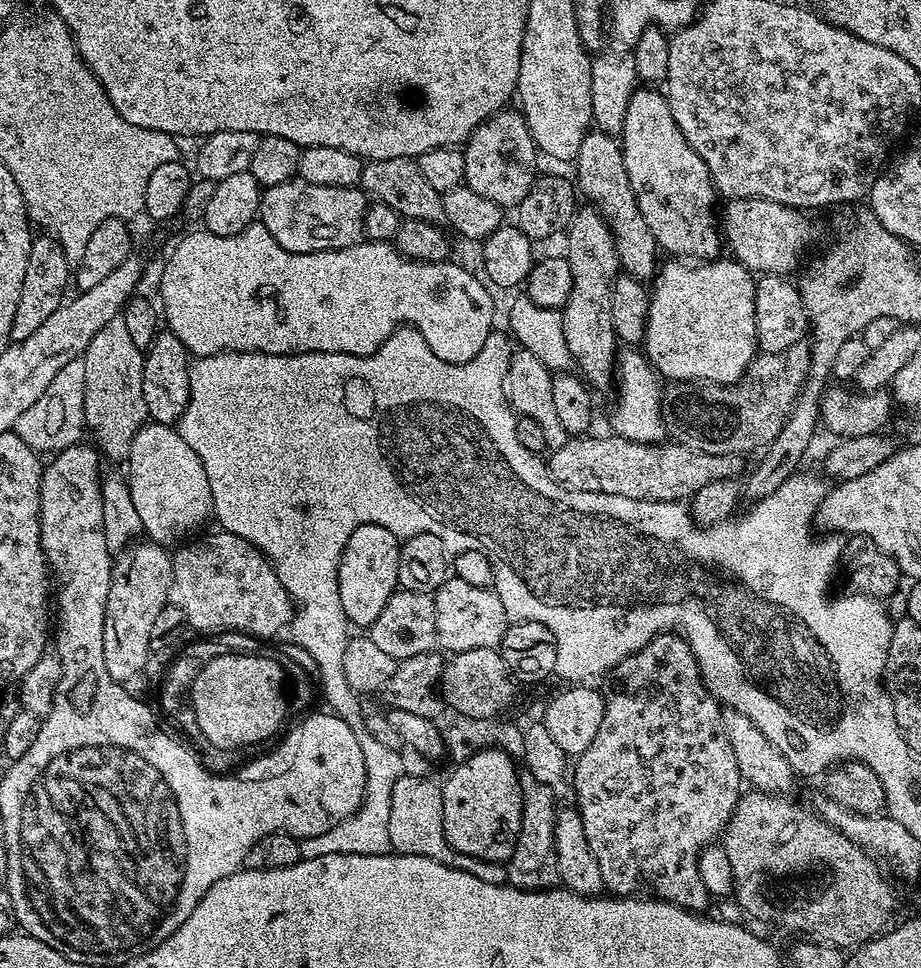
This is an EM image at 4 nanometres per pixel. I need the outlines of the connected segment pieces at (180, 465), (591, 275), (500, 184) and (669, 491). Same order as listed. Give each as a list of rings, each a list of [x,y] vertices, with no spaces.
[[[145,423],[138,434],[134,434],[126,467],[130,498],[134,498],[134,510],[138,510],[138,518],[142,518],[143,535],[151,543],[161,546],[183,545],[189,537],[199,533],[199,528],[213,515],[206,470],[202,470],[198,454],[186,446],[175,427]]]
[[[584,206],[573,216],[566,229],[567,236],[566,255],[570,262],[570,274],[574,274],[574,286],[562,309],[566,346],[570,346],[572,361],[579,375],[593,389],[608,388],[611,384],[613,387],[618,372],[618,341],[610,318],[610,298],[614,282],[622,272],[614,246],[614,234],[600,211]]]
[[[498,111],[478,125],[462,151],[466,162],[464,184],[467,188],[474,190],[474,194],[482,194],[482,198],[490,198],[490,202],[498,202],[500,208],[512,210],[522,202],[522,198],[526,198],[526,194],[530,194],[532,183],[538,179],[538,149],[524,120],[524,113],[508,111]]]
[[[615,434],[596,435],[570,438],[547,457],[546,463],[553,479],[574,491],[594,491],[635,500],[684,502],[702,490],[702,486],[710,486],[719,480],[731,480],[739,477],[740,471],[745,471],[745,461],[739,456],[695,452],[685,444],[675,442],[639,444],[636,440],[627,440]]]

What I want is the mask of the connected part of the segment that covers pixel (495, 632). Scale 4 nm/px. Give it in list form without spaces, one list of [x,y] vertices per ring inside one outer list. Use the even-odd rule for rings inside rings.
[[[449,578],[435,592],[434,599],[436,642],[445,653],[455,654],[479,648],[496,648],[508,629],[506,610],[502,610],[502,598],[498,598],[498,594],[492,588],[470,586],[470,582]]]

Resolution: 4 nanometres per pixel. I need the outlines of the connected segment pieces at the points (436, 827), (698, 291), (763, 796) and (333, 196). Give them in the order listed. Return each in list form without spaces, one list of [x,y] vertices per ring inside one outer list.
[[[405,774],[394,782],[394,792],[390,794],[390,842],[392,852],[401,856],[421,856],[434,862],[442,862],[454,870],[460,870],[482,882],[490,884],[508,884],[508,870],[503,863],[495,860],[479,860],[470,854],[462,854],[446,842],[442,830],[442,794],[441,785],[427,780],[424,776]]]
[[[668,258],[665,264],[663,261],[659,265],[648,297],[648,326],[643,347],[653,369],[665,381],[736,384],[758,355],[754,318],[756,280],[735,258],[724,259],[685,262],[680,258]]]
[[[745,791],[730,822],[724,827],[722,845],[726,858],[730,860],[736,904],[746,915],[764,924],[777,924],[784,932],[797,932],[800,935],[797,937],[805,941],[855,950],[867,940],[881,935],[893,923],[897,885],[889,879],[885,869],[850,842],[846,834],[827,824],[811,807],[803,808],[788,799],[792,798],[784,794]]]
[[[293,178],[260,193],[259,223],[274,234],[274,242],[291,252],[310,254],[331,248],[349,248],[365,239],[364,219],[370,203],[359,187],[314,186]]]

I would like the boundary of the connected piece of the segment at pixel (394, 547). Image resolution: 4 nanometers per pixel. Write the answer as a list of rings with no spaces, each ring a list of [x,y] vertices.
[[[363,524],[350,534],[350,542],[344,547],[342,562],[338,566],[338,594],[342,598],[342,610],[349,625],[371,626],[374,618],[382,614],[382,606],[397,591],[398,558],[401,541],[386,526]]]

